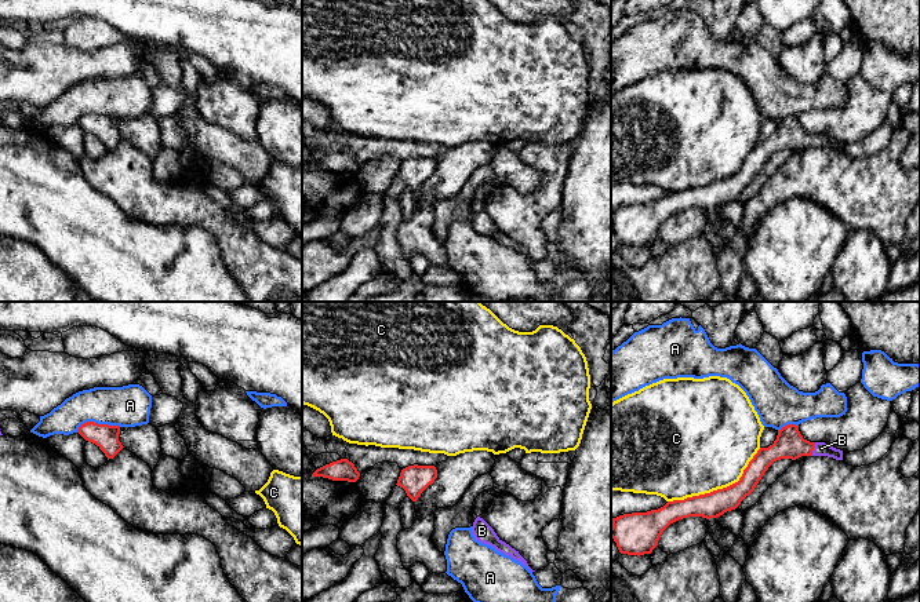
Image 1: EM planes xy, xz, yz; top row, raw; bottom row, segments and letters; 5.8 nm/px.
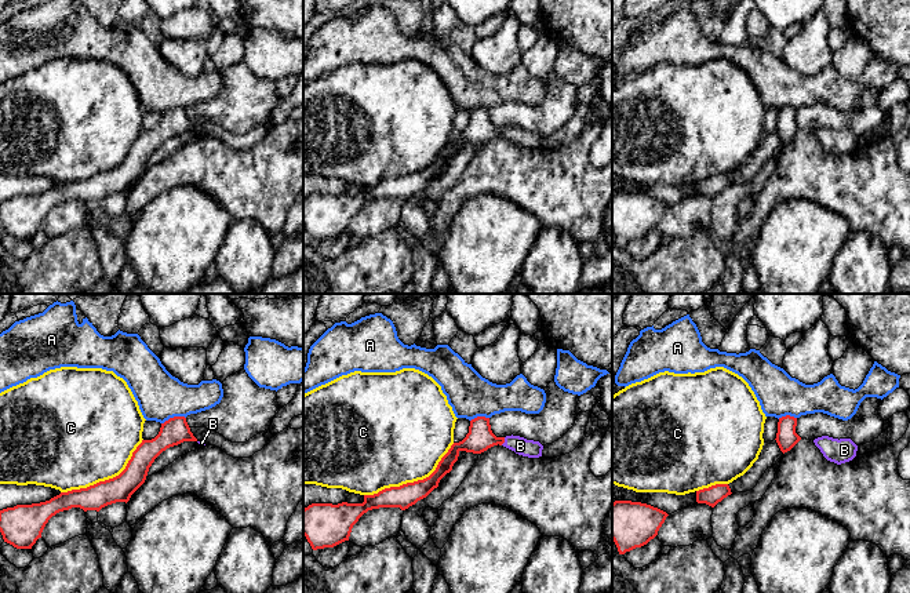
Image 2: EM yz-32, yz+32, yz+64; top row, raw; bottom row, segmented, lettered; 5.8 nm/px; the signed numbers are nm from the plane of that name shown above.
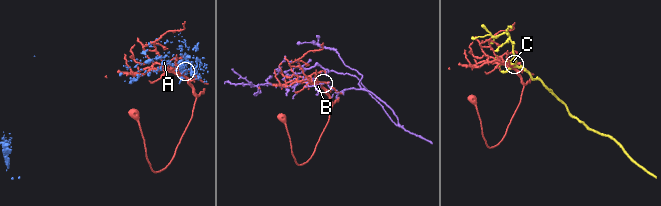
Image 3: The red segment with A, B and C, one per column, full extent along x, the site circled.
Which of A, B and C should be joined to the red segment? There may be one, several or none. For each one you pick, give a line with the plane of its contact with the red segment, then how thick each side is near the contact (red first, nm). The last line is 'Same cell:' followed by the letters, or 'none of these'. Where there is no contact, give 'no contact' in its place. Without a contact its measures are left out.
B: meets red in yz; 170 nm thick on the red side, 80 nm on the other
Same cell: B

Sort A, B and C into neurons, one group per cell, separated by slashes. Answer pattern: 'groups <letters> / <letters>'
groups A / B / C

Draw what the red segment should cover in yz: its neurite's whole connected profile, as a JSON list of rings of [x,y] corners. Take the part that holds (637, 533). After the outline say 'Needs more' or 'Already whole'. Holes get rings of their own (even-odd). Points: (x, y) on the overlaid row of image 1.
[[[788,424],[778,431],[772,445],[757,450],[738,482],[710,493],[668,501],[658,510],[612,518],[611,537],[621,554],[637,557],[651,554],[670,523],[688,517],[717,518],[735,510],[754,490],[774,461],[796,460],[801,456],[828,456],[843,460],[843,450],[825,442],[810,442],[800,434],[799,426]]]. Needs more

